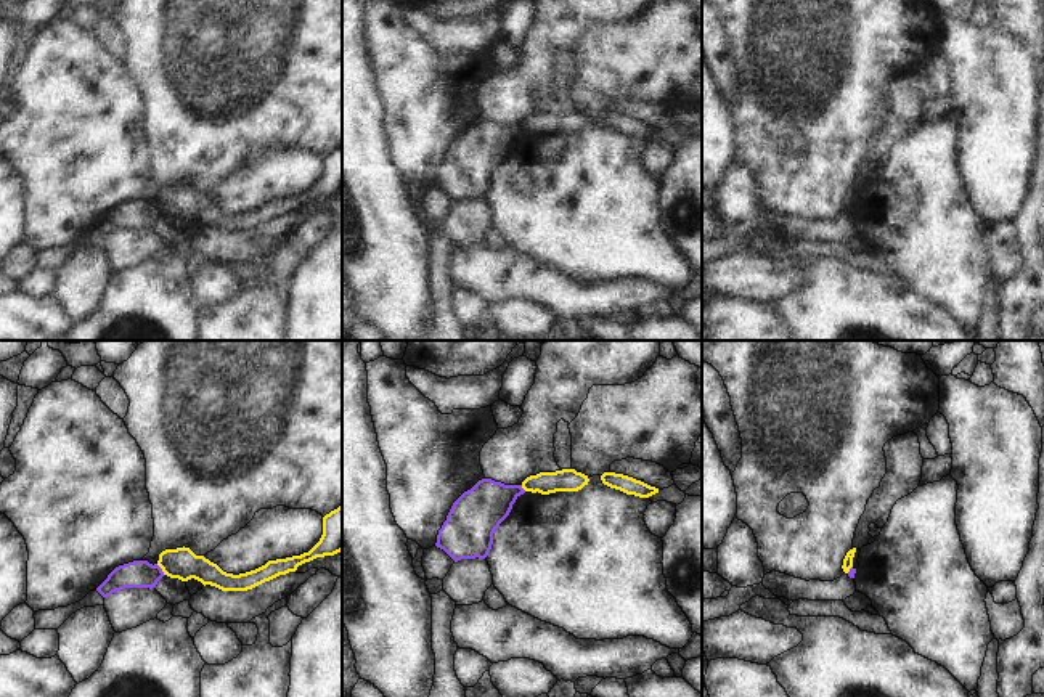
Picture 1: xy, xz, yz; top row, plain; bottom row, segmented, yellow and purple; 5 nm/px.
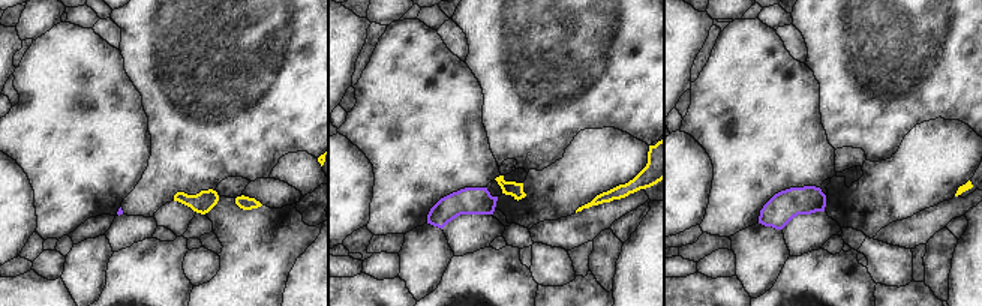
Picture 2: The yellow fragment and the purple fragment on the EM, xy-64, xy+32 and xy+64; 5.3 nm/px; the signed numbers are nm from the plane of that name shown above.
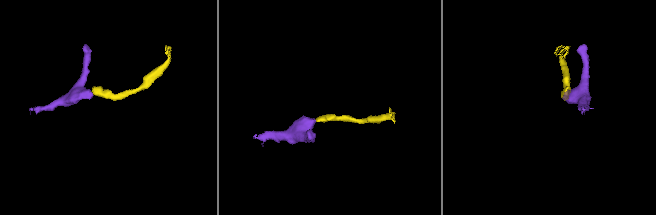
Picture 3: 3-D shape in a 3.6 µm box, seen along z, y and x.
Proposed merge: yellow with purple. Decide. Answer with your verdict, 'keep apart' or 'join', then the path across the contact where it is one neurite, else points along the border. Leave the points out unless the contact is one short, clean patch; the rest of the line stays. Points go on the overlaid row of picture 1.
keep apart | along xy (156, 564), (164, 574)

